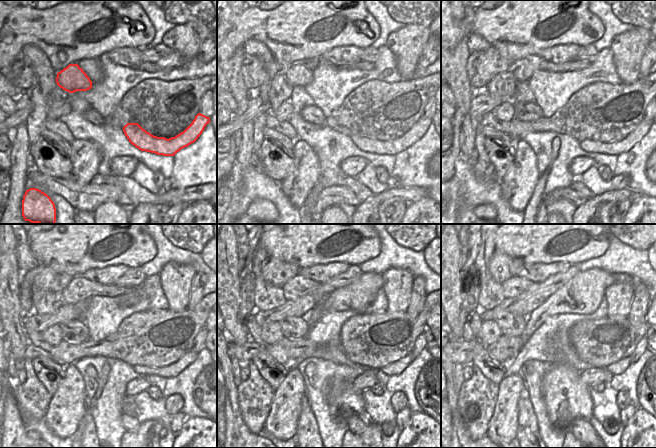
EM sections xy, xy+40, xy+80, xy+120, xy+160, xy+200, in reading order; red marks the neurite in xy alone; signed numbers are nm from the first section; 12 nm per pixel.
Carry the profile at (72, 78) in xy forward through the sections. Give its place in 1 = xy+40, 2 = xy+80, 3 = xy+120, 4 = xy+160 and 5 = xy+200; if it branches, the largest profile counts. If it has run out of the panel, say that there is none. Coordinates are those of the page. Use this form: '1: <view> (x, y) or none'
1: xy+40 (297, 74)
2: xy+80 (521, 73)
3: xy+120 (70, 296)
4: xy+160 (289, 293)
5: xy+200 (512, 291)

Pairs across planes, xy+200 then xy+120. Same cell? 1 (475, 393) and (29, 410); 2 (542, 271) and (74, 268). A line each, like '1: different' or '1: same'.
1: same
2: different

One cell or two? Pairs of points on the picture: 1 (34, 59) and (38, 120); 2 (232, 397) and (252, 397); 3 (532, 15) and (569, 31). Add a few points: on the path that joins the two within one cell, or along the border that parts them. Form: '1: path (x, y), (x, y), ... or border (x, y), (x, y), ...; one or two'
1: path (42, 74), (42, 92), (38, 97), (38, 105); one
2: border (236, 386), (238, 408), (243, 420); two
3: path (531, 29), (531, 35), (538, 39), (555, 39); one

